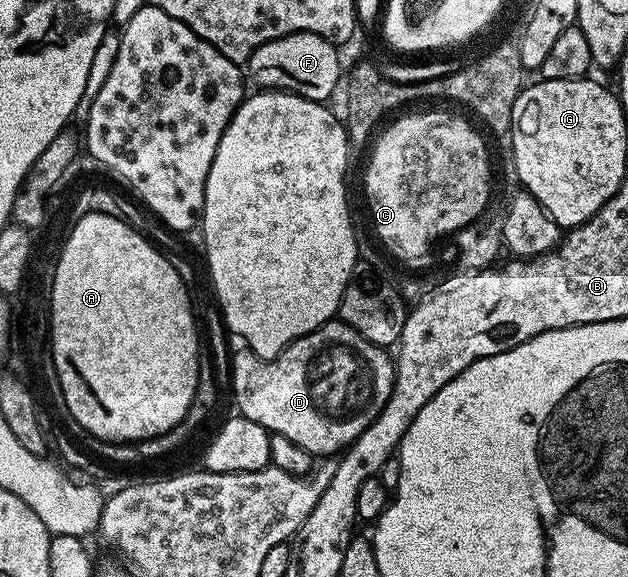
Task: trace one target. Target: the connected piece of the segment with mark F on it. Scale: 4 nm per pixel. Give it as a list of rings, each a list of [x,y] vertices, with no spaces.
[[[297,32],[296,34],[286,34],[285,36],[281,36],[277,40],[269,40],[265,44],[261,44],[260,46],[258,46],[249,56],[249,60],[245,63],[245,70],[249,75],[250,81],[252,78],[252,80],[256,82],[256,87],[262,88],[264,90],[285,90],[289,94],[296,94],[297,96],[308,98],[309,100],[313,100],[314,102],[326,103],[328,101],[327,97],[329,97],[330,94],[338,88],[338,86],[340,89],[341,75],[344,73],[343,66],[341,63],[339,63],[339,54],[335,50],[338,50],[336,43],[325,40],[324,38],[322,38],[321,36],[317,36],[313,32]]]

